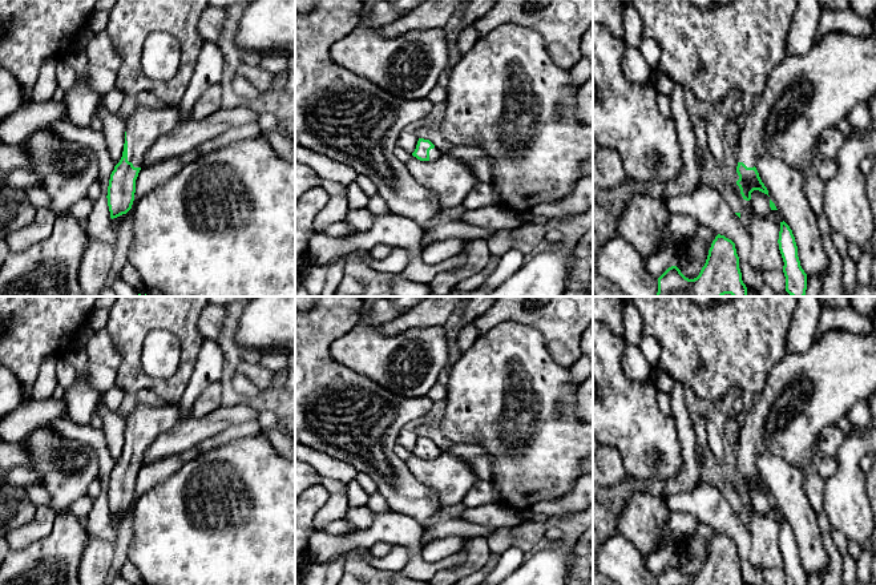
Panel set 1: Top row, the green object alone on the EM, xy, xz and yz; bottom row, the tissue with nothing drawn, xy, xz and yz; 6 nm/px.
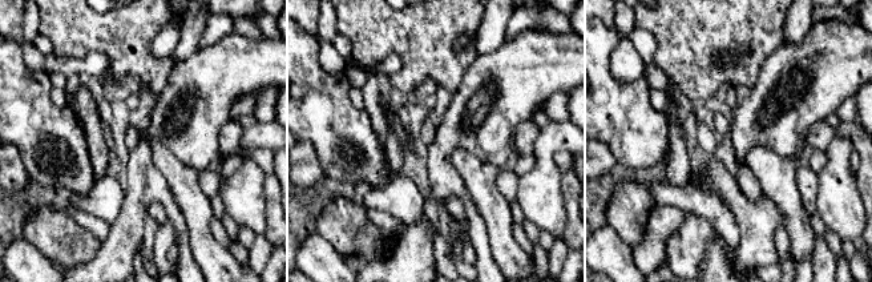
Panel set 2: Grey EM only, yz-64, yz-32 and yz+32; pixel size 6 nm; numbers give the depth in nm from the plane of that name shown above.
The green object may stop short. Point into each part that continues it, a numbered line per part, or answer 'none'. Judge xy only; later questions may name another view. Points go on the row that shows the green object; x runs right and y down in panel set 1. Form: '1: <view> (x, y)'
1: xy (145, 125)

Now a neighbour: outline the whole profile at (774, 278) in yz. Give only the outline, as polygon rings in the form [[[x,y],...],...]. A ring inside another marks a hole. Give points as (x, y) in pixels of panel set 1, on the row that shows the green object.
[[[764,270],[763,278],[776,294],[786,292],[786,277],[783,270]]]

